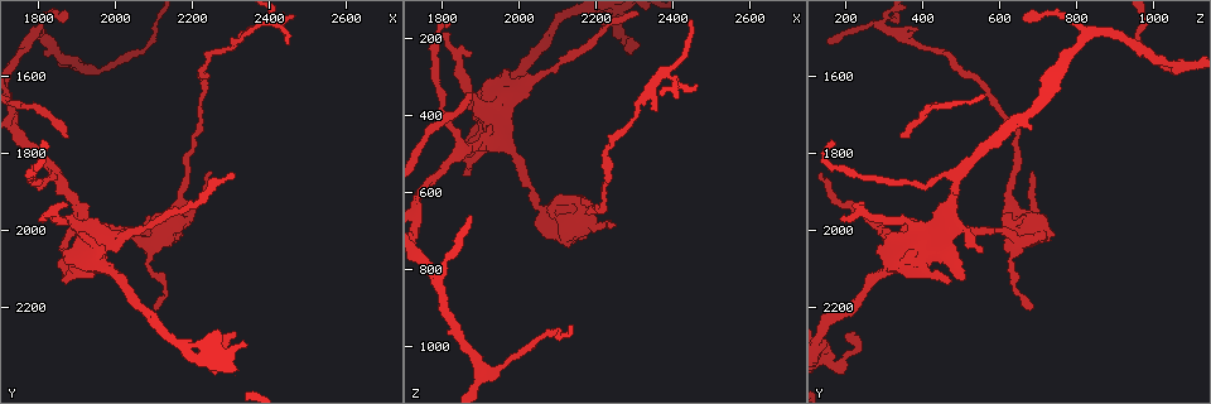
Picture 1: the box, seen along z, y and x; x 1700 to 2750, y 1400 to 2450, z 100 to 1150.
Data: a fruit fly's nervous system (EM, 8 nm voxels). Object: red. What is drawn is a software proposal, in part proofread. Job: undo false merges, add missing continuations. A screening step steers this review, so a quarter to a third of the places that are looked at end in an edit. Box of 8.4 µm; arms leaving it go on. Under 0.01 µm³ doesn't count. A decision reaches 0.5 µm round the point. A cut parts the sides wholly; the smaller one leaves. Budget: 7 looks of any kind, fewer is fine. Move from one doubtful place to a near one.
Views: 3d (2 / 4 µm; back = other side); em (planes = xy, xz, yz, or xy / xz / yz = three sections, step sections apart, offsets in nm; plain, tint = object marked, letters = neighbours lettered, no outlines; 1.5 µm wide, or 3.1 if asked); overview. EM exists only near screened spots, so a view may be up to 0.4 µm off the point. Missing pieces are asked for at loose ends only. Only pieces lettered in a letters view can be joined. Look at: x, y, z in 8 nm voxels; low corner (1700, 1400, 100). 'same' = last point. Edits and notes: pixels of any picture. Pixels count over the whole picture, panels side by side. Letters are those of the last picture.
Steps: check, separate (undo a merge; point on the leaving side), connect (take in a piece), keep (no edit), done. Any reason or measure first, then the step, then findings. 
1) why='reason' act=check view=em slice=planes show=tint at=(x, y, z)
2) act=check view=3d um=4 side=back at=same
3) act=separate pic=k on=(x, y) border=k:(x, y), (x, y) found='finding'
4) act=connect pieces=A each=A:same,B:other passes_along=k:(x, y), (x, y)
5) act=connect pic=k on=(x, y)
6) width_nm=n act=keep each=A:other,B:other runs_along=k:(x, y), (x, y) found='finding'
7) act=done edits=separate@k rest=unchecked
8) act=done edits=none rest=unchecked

act=check view=em slice=yz step=4 show=letters at=(1815, 1970, 180)

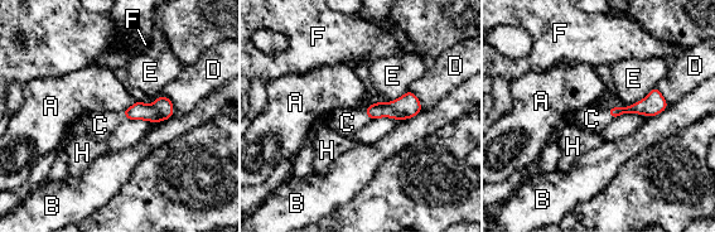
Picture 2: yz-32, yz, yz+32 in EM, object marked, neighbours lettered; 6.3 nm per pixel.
act=connect pieces=C each=A:other,B:other,C:same,D:other,E:other,F:other,H:other passes_along=2:(404, 107), (366, 112), (347, 122) found='it goes on there'

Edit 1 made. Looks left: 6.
why='thin end' act=check view=em slice=planes show=plain at=(2110, 2205, 675)

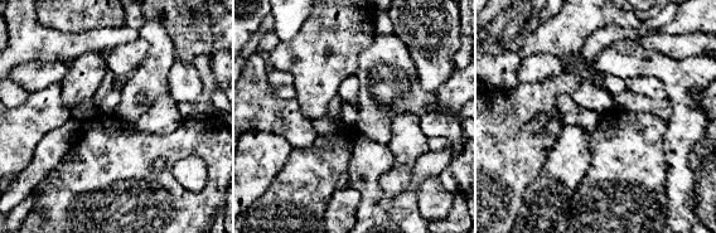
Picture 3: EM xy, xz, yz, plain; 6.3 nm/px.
why='where the object lies' act=check view=em slice=planes show=tint at=same

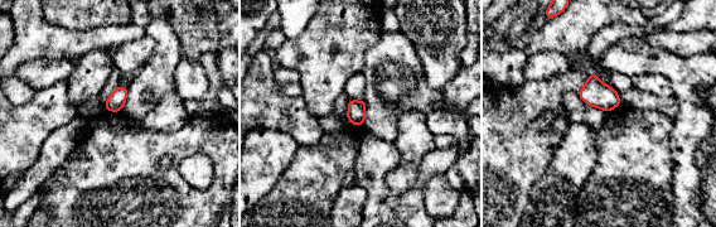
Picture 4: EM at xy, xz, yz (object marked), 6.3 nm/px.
act=check view=em slice=planes show=letters at=same

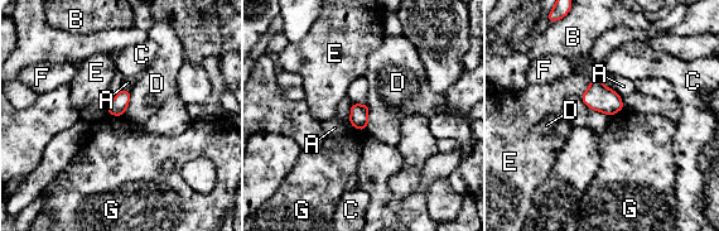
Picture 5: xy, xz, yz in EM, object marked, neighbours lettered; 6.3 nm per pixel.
width_nm=110 act=keep each=A:other,B:other,C:other,D:other,E:other,F:other,G:other found='no lettered piece goes on from it'

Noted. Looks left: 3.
act=done edits=connect@2 rest=unchecked

